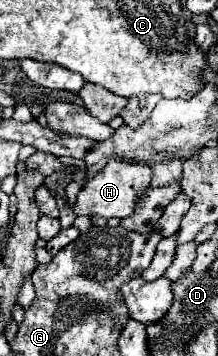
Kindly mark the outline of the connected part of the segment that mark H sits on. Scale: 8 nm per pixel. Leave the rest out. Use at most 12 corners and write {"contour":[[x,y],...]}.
{"contour":[[109,158],[75,216],[125,218],[151,182],[143,162]]}

